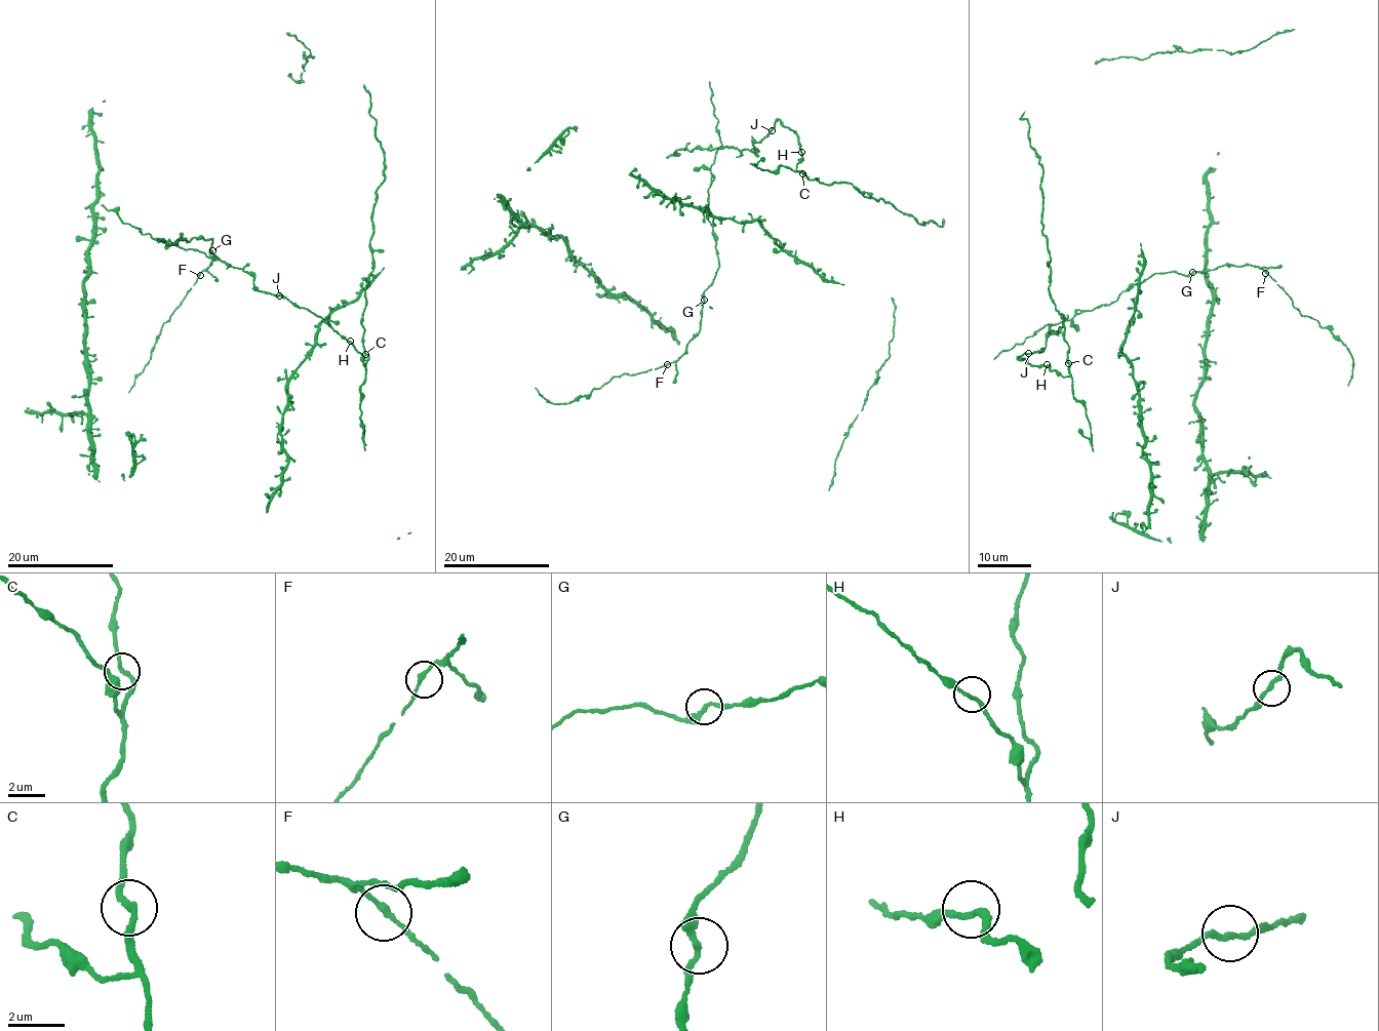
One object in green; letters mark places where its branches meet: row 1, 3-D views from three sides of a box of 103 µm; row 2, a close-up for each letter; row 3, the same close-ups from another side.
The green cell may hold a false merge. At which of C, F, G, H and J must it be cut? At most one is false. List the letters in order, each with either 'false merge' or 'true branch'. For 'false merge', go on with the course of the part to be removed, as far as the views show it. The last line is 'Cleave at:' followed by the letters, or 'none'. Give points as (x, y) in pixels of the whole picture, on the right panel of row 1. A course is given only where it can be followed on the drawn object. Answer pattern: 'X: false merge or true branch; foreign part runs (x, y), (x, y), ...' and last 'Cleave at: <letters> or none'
C: true branch
F: true branch
G: true branch
H: true branch
J: true branch
Cleave at: none

